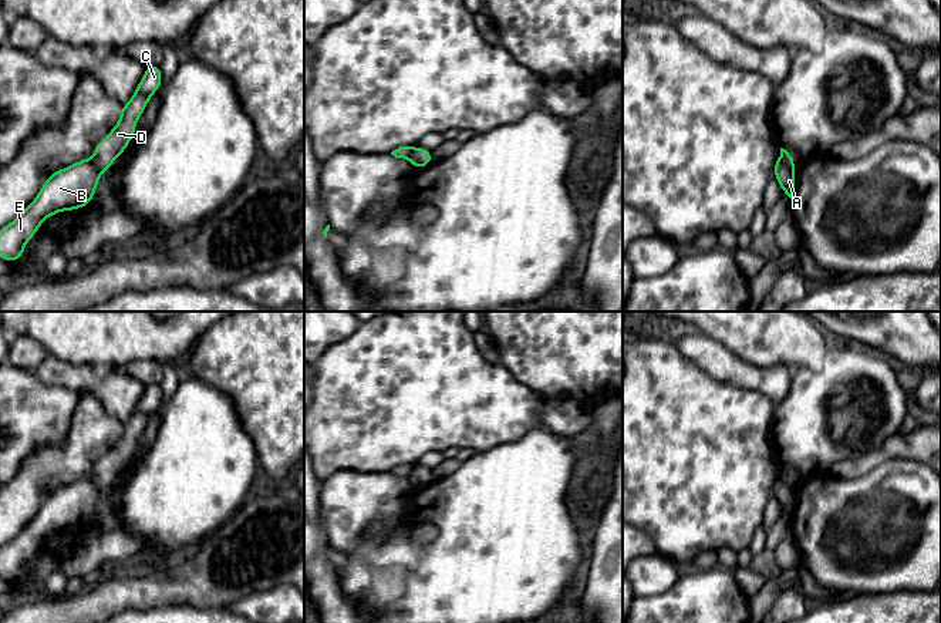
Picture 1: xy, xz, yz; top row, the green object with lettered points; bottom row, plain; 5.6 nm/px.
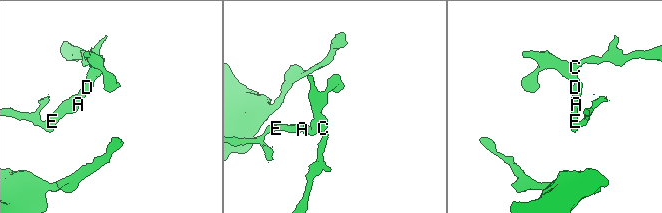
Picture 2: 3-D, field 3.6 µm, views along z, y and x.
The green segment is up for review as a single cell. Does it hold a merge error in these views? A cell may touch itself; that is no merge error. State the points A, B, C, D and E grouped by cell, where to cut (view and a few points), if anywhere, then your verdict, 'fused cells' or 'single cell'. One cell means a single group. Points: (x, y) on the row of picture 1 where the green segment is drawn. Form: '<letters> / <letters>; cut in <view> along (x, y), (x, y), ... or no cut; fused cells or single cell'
A B E / C D; cut in xy along (93, 158), (104, 169); fused cells

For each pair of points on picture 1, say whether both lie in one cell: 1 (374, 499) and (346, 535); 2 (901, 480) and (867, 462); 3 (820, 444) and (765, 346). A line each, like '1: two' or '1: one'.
1: one
2: two
3: two

